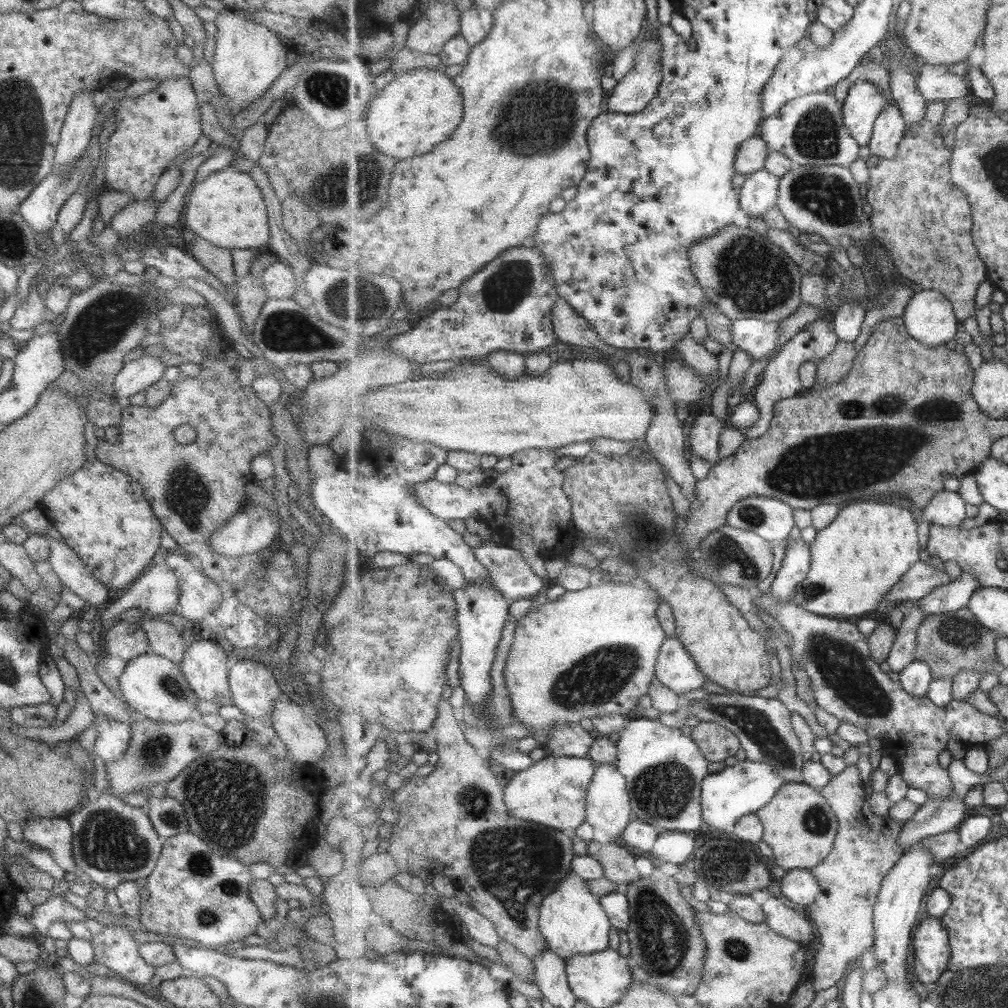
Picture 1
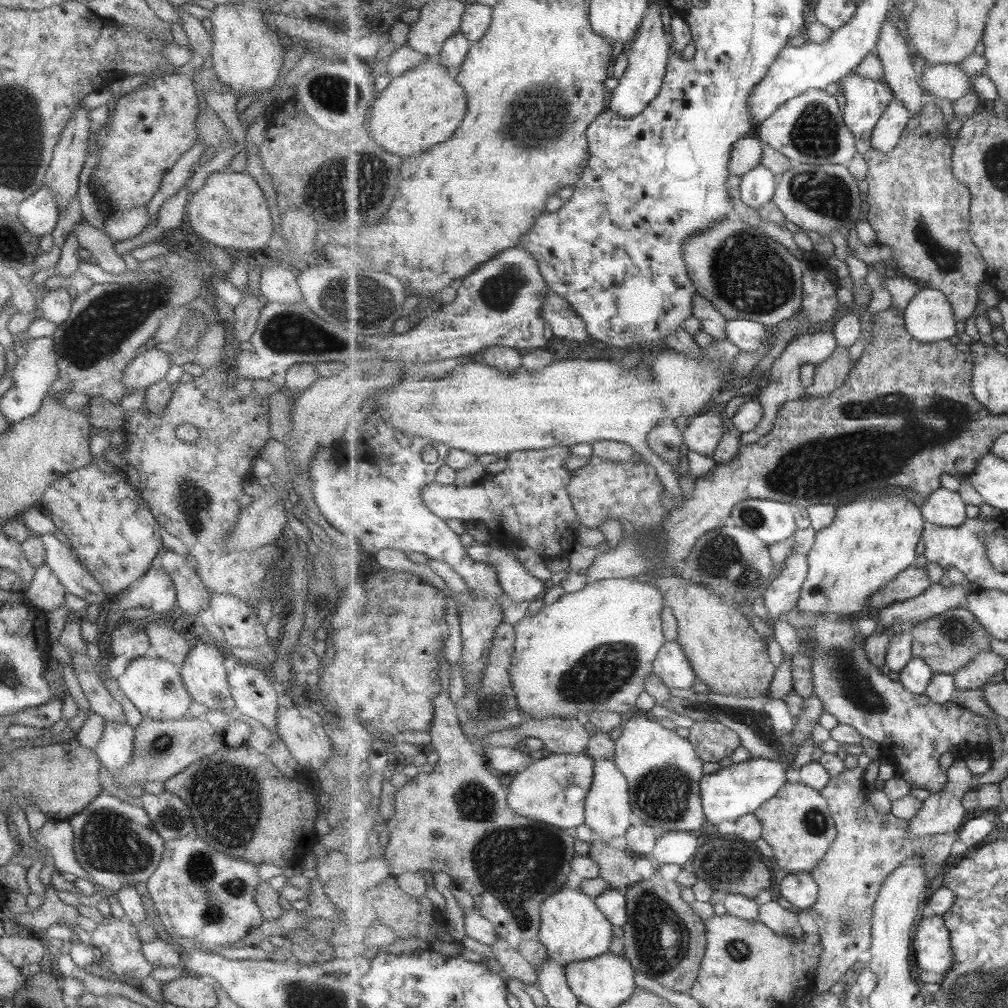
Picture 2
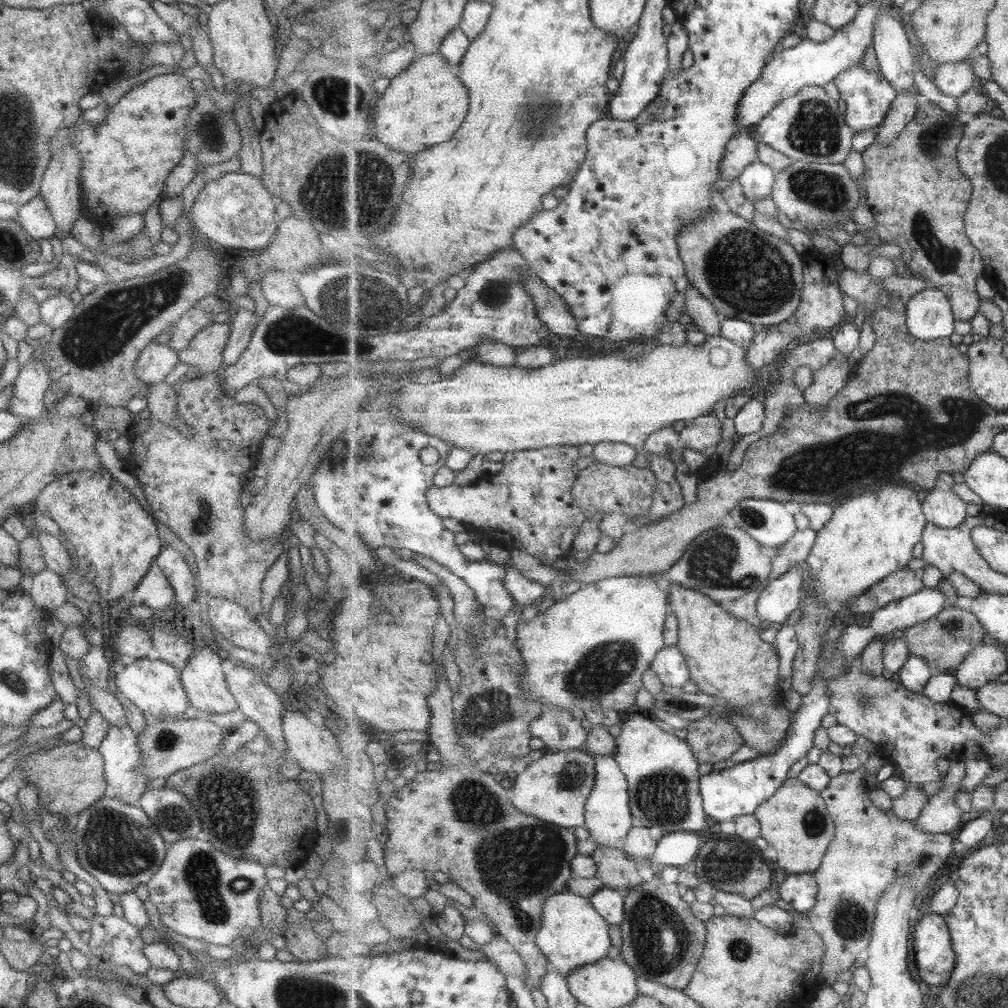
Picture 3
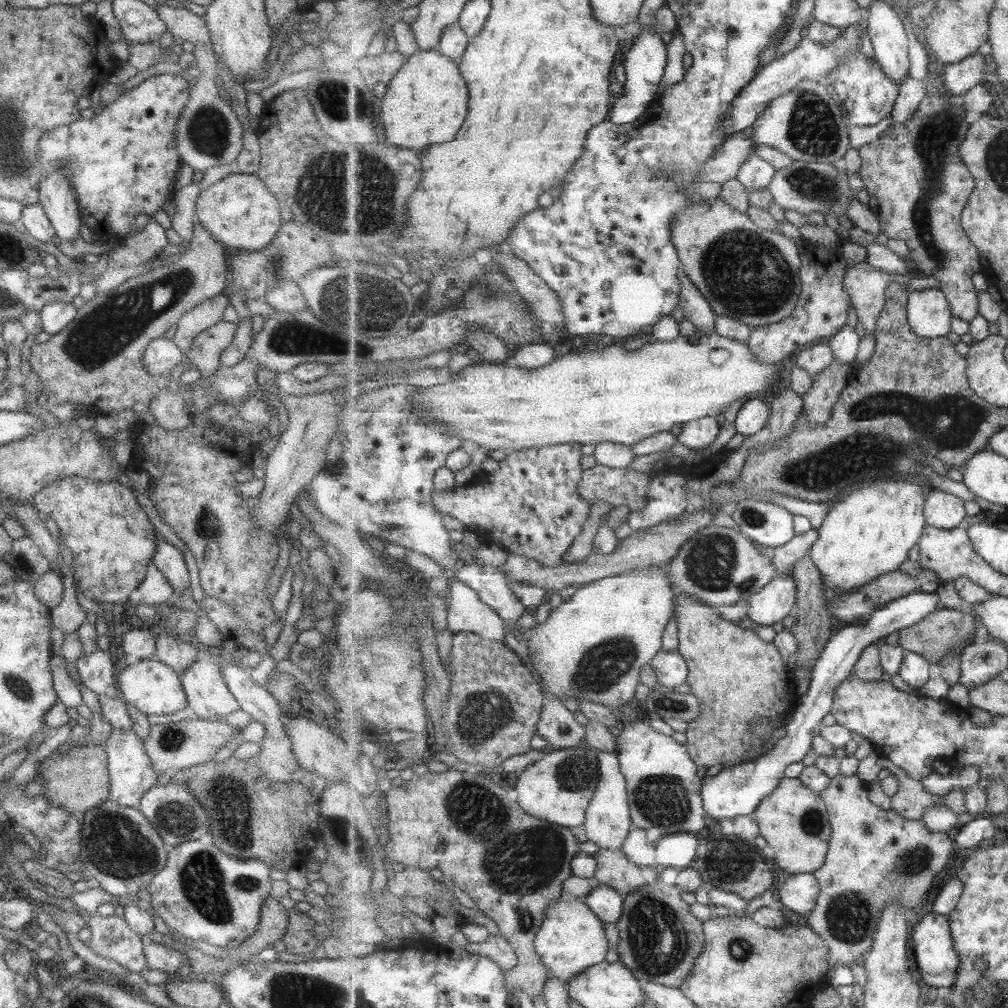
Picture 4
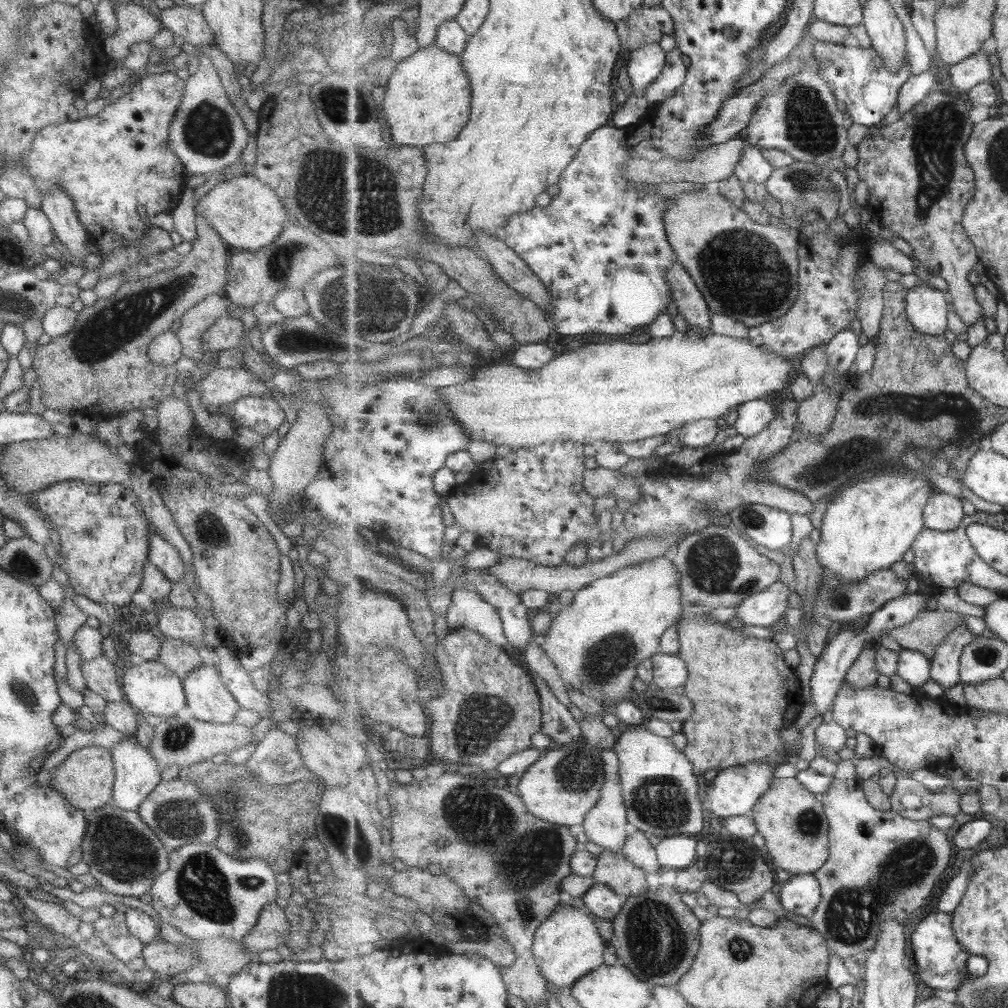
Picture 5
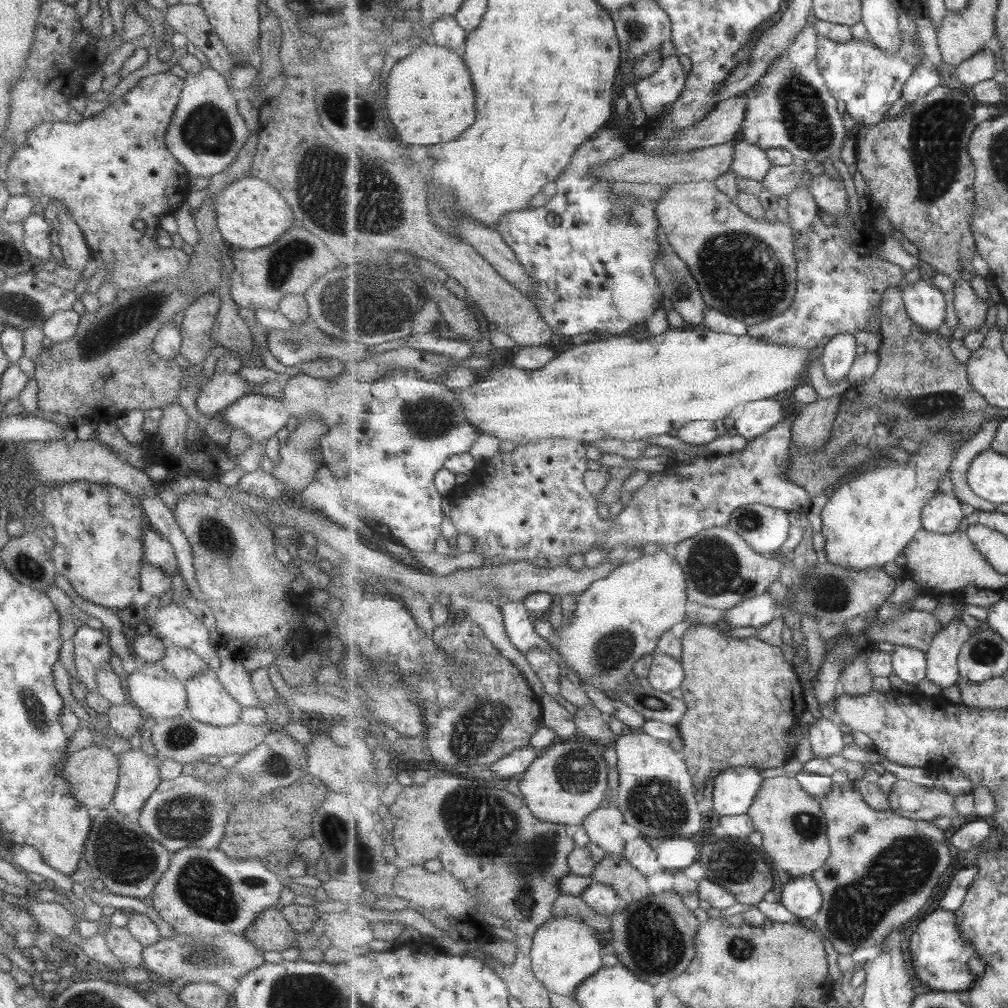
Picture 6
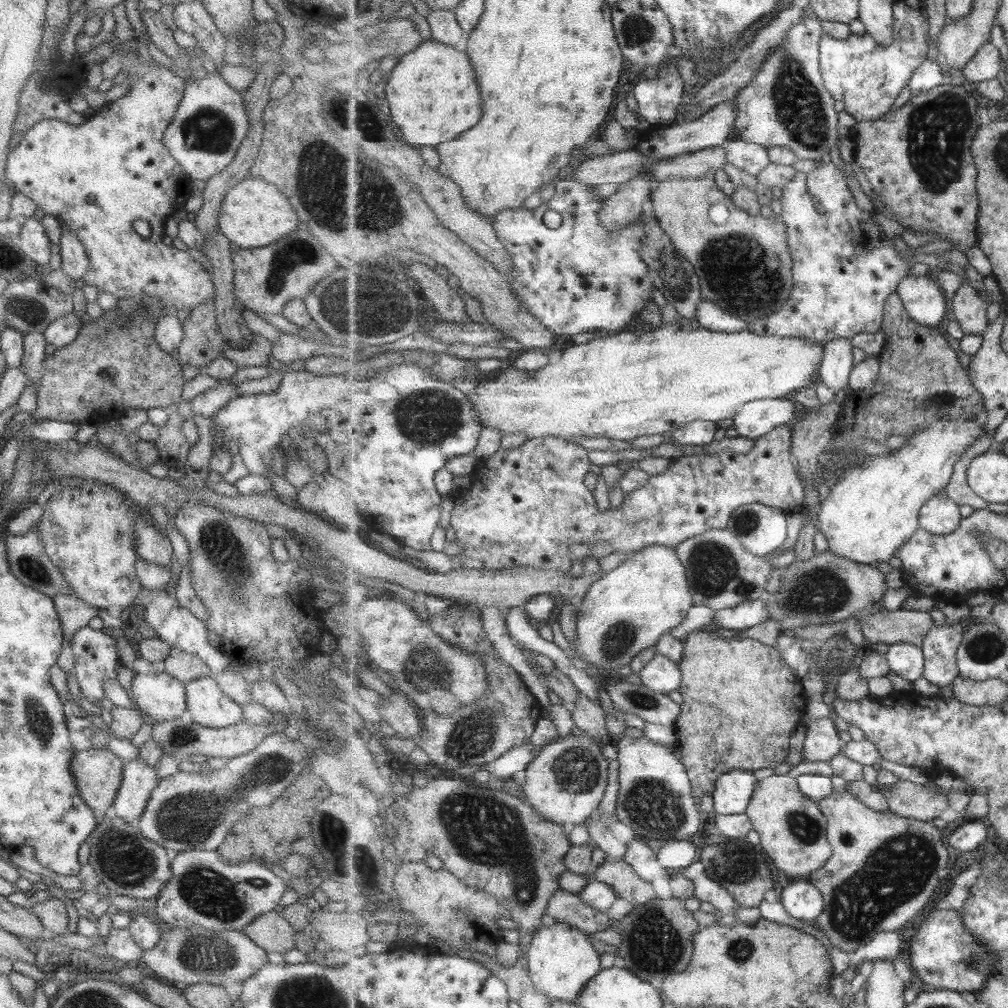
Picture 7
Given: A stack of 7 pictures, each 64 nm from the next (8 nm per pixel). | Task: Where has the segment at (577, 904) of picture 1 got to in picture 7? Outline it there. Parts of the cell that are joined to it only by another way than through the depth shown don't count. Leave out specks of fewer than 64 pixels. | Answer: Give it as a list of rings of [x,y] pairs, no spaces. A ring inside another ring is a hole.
[[[556,921],[535,932],[527,952],[532,981],[551,998],[577,1002],[587,982],[601,972],[601,945],[571,923]]]

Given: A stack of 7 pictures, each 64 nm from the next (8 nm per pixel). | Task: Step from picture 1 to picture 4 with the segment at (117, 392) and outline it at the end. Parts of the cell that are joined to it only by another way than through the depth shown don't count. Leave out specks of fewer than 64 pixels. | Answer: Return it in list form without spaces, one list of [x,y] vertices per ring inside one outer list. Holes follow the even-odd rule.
[[[161,336],[149,341],[142,352],[141,364],[151,376],[166,376],[182,359],[183,353],[172,340]]]

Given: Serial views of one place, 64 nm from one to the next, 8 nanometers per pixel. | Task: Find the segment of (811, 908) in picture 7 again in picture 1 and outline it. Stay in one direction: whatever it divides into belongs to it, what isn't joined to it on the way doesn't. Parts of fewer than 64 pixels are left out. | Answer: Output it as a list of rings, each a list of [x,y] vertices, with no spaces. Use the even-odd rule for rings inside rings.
[[[795,868],[786,871],[780,881],[780,896],[790,900],[790,904],[809,906],[822,893],[822,886],[812,869]]]

